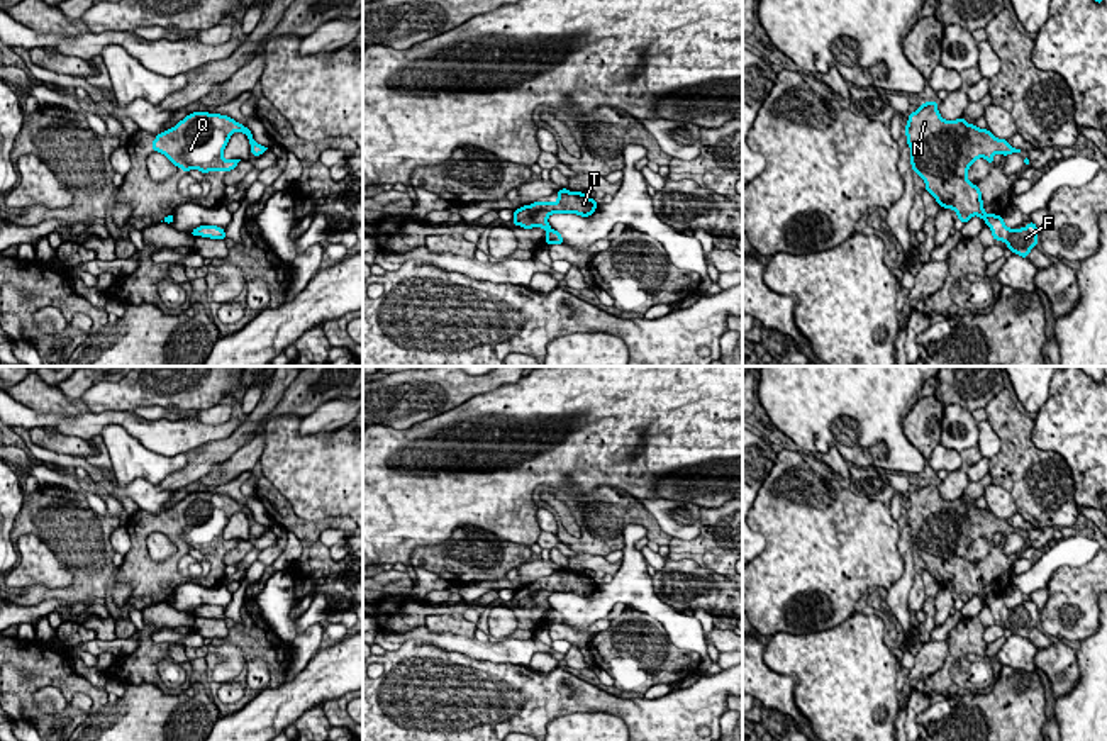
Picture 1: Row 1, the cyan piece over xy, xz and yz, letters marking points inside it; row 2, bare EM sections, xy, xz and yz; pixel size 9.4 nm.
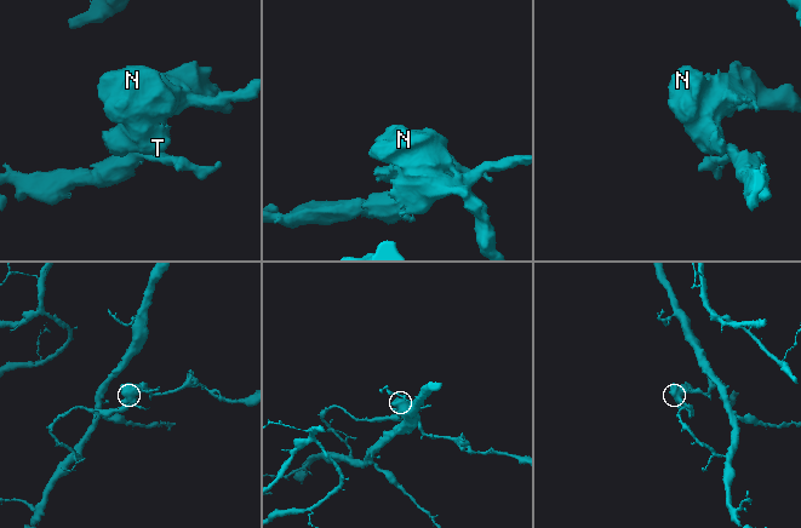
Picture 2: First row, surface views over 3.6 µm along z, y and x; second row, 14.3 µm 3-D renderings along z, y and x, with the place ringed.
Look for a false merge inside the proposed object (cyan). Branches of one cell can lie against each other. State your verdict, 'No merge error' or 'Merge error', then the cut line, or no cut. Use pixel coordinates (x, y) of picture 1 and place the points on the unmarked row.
Merge error. Split along xy (168, 596), (165, 601)

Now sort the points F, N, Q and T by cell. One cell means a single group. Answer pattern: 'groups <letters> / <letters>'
groups F / N Q T

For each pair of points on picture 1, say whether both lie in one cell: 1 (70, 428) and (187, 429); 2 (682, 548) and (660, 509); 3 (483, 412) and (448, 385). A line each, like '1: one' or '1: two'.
1: one
2: two
3: two

